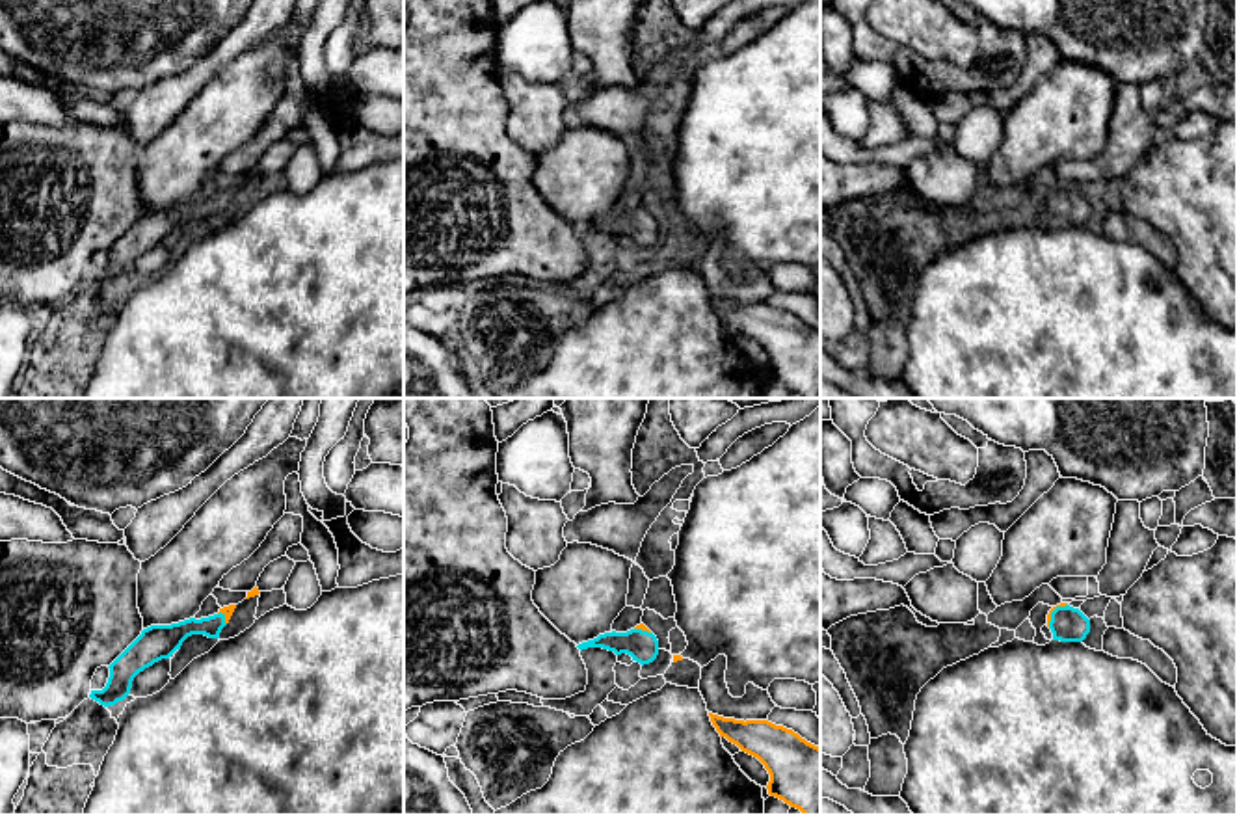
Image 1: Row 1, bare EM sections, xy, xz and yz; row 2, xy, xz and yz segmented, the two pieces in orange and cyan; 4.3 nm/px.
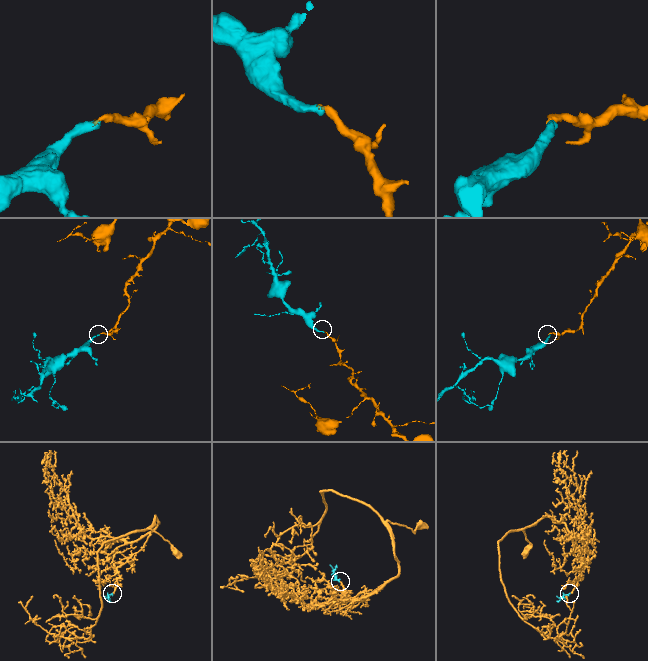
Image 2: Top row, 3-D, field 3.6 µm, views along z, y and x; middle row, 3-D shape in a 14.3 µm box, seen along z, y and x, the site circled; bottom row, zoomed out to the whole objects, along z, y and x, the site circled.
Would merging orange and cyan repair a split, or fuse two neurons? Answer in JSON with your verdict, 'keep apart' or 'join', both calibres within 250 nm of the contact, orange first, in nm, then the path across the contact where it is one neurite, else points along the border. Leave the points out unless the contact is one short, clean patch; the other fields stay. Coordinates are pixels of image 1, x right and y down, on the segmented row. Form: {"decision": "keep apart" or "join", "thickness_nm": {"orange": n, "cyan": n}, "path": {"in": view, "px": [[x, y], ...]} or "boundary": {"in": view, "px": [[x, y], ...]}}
{"decision": "join", "thickness_nm": {"orange": 20, "cyan": 150}, "path": {"in": "yz", "px": [[1061, 603], [1051, 611], [1068, 624]]}}

